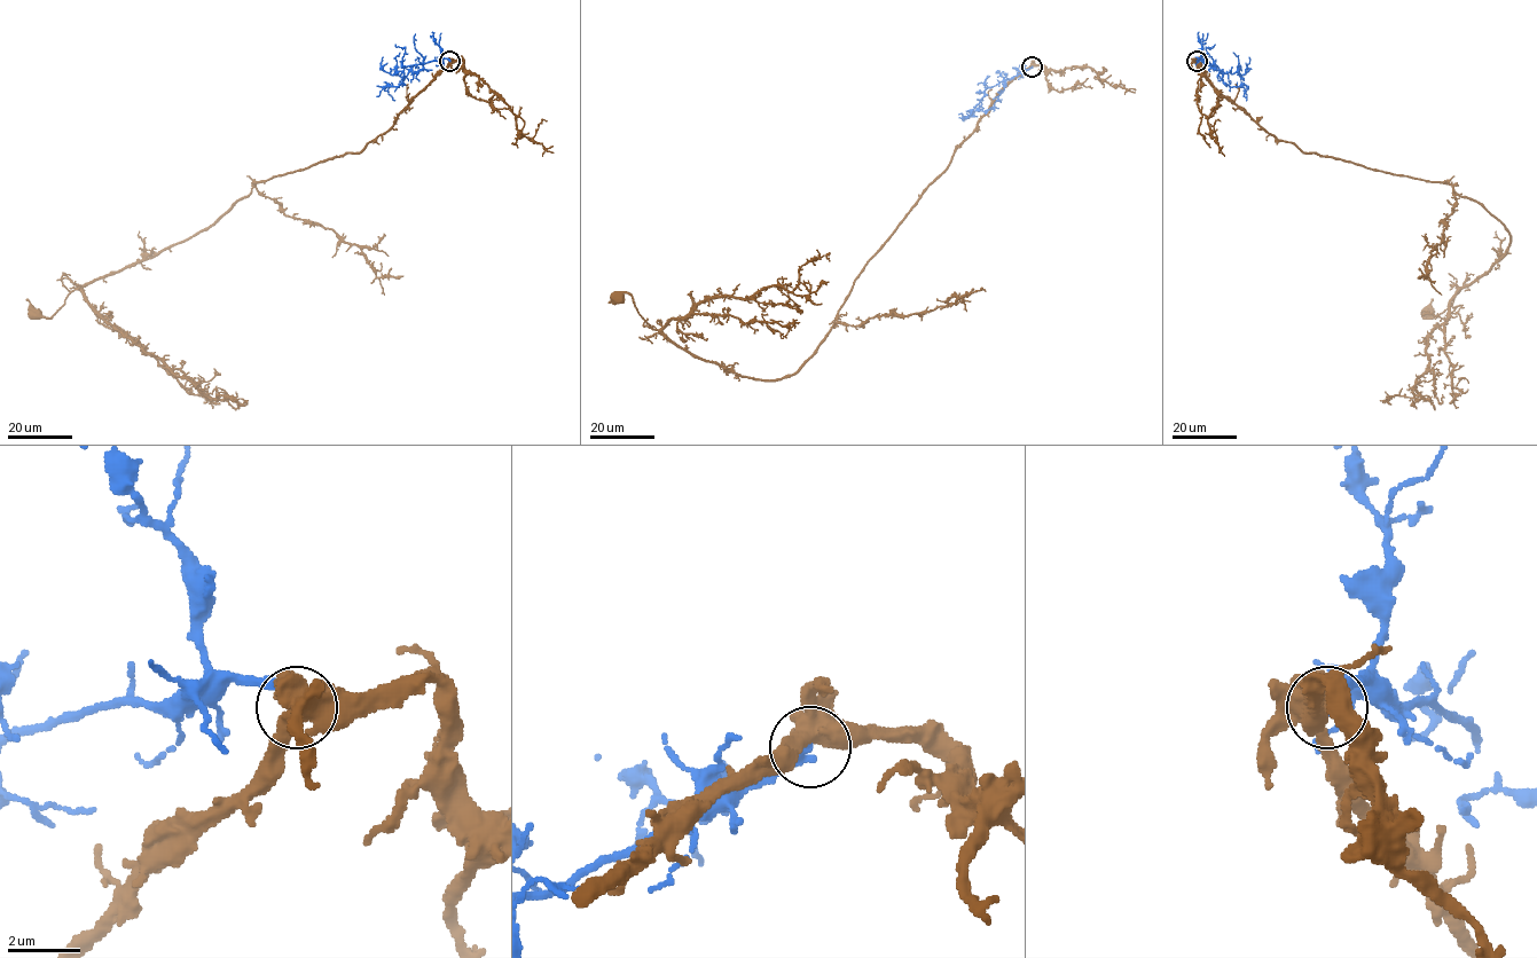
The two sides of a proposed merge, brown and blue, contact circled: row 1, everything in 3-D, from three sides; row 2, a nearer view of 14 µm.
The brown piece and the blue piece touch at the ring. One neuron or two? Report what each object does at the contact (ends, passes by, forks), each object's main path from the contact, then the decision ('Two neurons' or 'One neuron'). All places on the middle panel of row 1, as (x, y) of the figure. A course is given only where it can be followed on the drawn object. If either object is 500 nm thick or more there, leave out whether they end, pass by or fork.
Course of brown: (1032, 65), (998, 93), (793, 374), (753, 379), (692, 356), (656, 330), (633, 297), (617, 298). Course of blue: (1032, 65), (1006, 79), (993, 107), (974, 111), (963, 117), (965, 119). Two neurons

